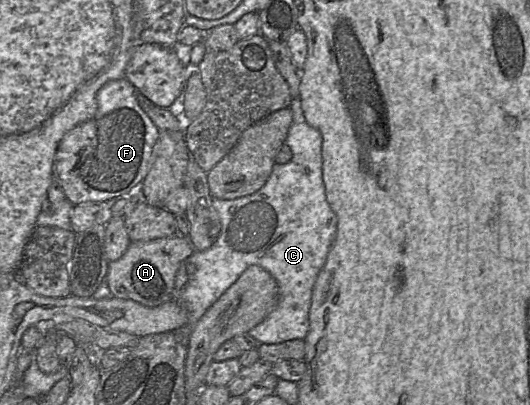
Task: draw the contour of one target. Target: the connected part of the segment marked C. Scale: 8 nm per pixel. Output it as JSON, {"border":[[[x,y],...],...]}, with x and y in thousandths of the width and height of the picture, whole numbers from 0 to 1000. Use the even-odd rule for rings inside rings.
{"border":[[[551,242],[549,259],[545,267],[551,274],[551,306],[545,316],[538,356],[551,373],[551,393],[540,405],[519,402],[513,415],[511,430],[504,442],[502,452],[496,462],[492,462],[485,474],[464,481],[458,486],[451,486],[438,494],[419,494],[402,489],[400,504],[408,516],[415,548],[417,548],[417,570],[415,578],[406,595],[406,600],[387,620],[366,620],[362,630],[358,630],[353,640],[345,642],[343,649],[362,649],[370,657],[370,672],[362,679],[357,679],[357,689],[353,701],[340,716],[336,716],[330,726],[330,738],[336,748],[351,765],[355,793],[349,805],[351,817],[351,847],[355,854],[355,830],[358,827],[358,817],[370,795],[383,780],[383,775],[415,736],[415,731],[442,699],[447,694],[451,681],[464,667],[472,654],[487,654],[500,664],[509,679],[519,689],[525,704],[525,748],[519,763],[487,802],[477,807],[468,825],[475,830],[481,840],[485,840],[491,849],[521,849],[532,847],[545,840],[574,837],[583,817],[583,765],[587,756],[587,736],[589,736],[589,716],[591,706],[596,696],[598,681],[615,649],[619,625],[628,605],[632,593],[632,583],[636,578],[636,536],[630,521],[625,516],[613,477],[613,459],[609,449],[609,430],[608,430],[608,333],[596,316],[583,309],[575,294],[566,242]]]}

